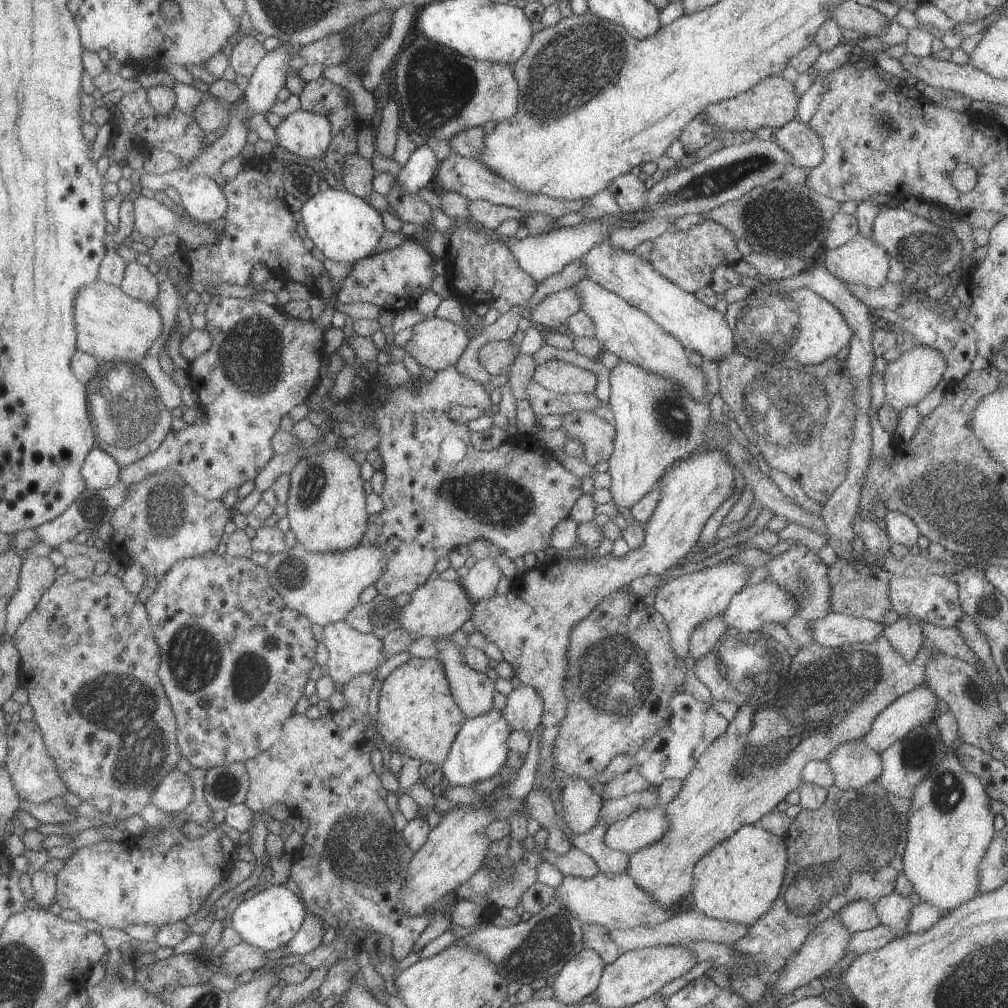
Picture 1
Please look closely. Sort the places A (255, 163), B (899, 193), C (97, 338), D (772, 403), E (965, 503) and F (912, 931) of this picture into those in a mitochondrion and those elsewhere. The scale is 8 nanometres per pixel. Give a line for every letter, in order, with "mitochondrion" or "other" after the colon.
A: other
B: other
C: other
D: mitochondrion
E: mitochondrion
F: other

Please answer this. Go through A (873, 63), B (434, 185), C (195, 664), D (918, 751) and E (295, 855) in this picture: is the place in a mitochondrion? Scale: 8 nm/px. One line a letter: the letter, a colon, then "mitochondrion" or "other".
A: other
B: other
C: mitochondrion
D: mitochondrion
E: other

